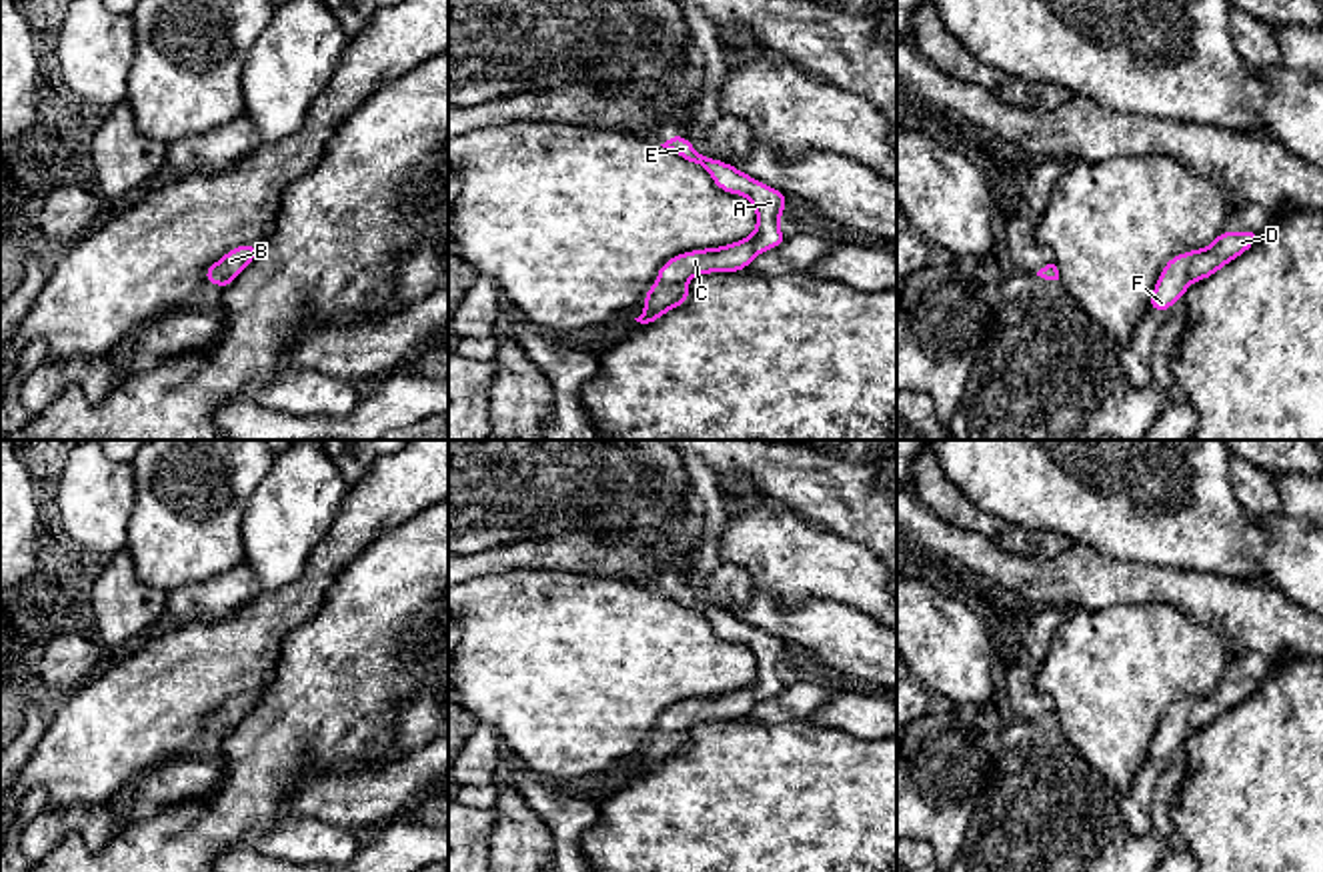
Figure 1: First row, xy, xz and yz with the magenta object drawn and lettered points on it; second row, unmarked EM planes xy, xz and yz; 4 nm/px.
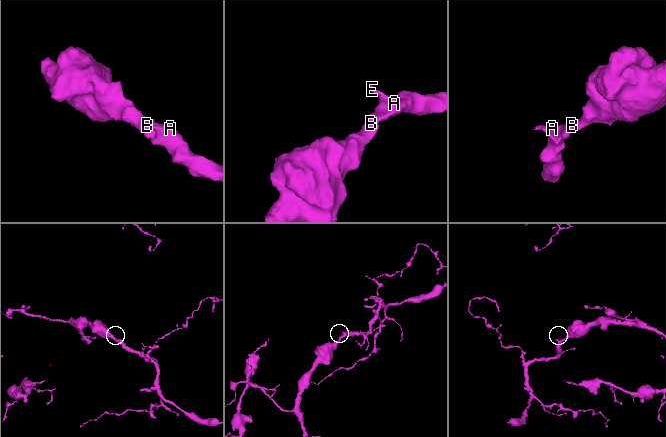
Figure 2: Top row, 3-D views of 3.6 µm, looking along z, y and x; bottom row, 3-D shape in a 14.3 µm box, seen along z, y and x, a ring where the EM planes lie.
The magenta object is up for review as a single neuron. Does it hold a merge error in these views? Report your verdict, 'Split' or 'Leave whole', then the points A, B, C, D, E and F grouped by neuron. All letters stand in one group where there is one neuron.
Leave whole. Groups: A B C D E F

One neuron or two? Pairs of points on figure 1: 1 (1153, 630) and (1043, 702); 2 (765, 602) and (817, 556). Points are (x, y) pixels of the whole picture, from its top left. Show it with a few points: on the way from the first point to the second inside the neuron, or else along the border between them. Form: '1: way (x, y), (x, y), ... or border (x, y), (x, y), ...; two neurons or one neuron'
1: border (1035, 666), (1035, 684), (1049, 696), (1055, 710); two neurons
2: border (755, 588), (771, 592), (787, 606), (819, 600); two neurons

